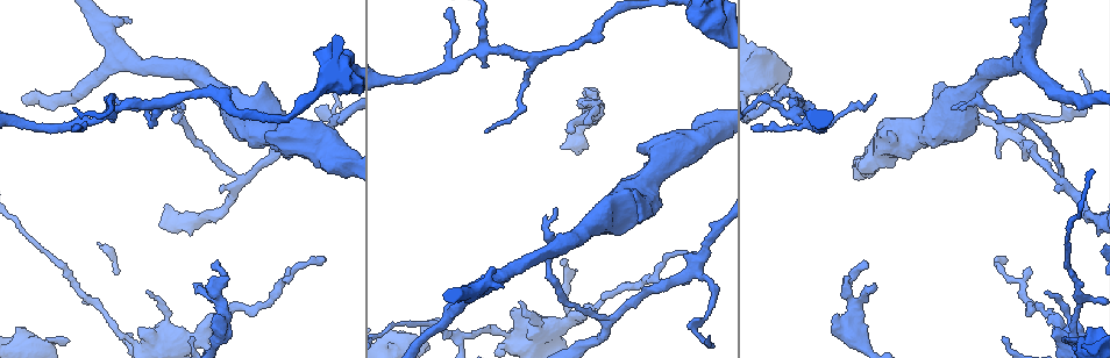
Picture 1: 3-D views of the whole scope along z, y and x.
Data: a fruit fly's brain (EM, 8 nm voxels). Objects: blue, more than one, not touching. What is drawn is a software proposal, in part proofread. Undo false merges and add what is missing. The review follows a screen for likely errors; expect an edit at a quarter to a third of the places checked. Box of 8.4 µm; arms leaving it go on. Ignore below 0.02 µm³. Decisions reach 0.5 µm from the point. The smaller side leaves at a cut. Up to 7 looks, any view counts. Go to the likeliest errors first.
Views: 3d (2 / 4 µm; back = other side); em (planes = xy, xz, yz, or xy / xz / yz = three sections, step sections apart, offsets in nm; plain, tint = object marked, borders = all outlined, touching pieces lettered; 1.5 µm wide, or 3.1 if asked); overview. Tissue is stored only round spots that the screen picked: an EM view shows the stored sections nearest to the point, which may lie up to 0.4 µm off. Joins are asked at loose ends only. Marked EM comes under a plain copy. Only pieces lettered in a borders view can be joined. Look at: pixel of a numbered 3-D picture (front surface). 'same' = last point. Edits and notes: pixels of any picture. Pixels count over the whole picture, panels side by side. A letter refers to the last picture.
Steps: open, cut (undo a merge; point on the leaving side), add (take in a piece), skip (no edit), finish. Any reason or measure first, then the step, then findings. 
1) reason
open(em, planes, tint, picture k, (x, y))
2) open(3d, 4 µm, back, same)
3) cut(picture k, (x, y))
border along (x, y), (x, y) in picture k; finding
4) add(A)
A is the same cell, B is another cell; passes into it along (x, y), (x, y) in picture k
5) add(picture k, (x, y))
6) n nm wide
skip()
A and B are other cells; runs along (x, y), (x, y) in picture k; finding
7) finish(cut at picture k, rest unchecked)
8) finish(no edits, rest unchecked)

arms part here
open(em, planes, tint, picture 1, (615, 320))

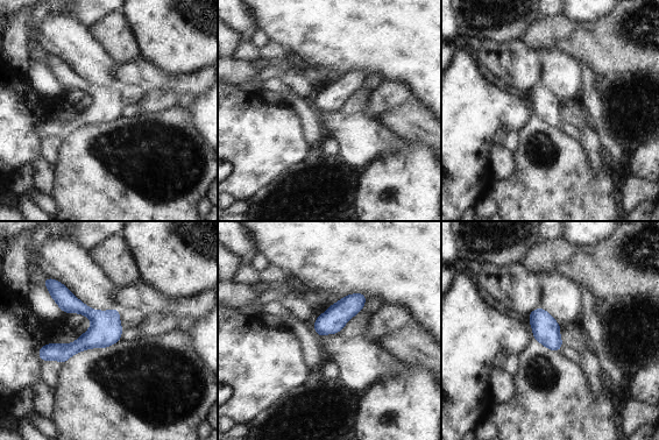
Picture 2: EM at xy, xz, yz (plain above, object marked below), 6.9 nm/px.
what lies round it
open(em, planes, borders, same)

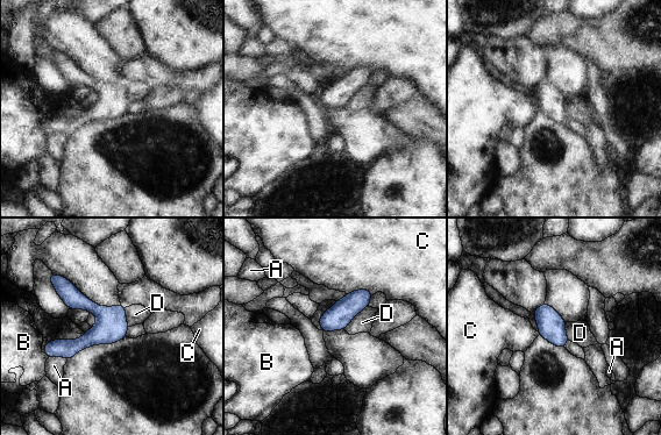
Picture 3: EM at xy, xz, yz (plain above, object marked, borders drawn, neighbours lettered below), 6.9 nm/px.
160 nm wide
skip()
A, B, C and D are other cells; runs along (62, 282), (122, 334) in picture 3; continuous, no second neuron

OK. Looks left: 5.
long arm stops here
open(em, planes, borders, picture 1, (554, 210))

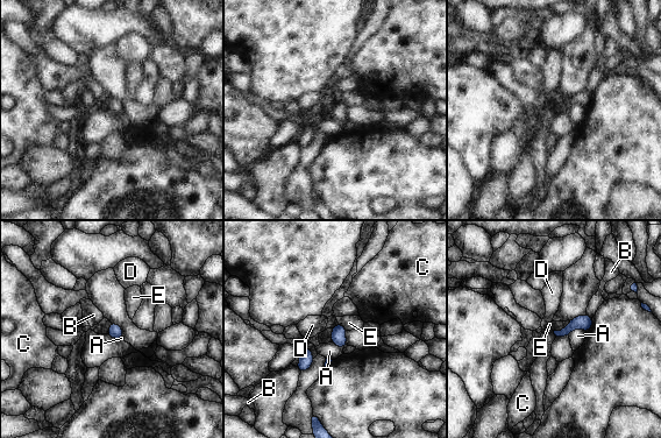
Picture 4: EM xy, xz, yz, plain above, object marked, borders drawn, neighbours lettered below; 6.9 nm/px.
A touches over 130 nm
skip()
A, B, C, D and E are other cells; border along (339, 323), (347, 330) in picture 4; no lettered piece goes on from it

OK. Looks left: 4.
branch stops here
open(3d, 4 µm, picture 1, (439, 318))

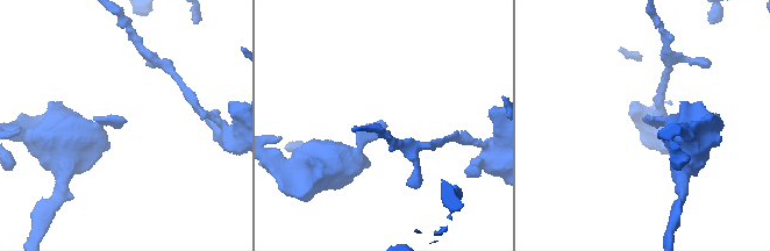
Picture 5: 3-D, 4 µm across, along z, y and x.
shape alone is not enough
open(em, xz, step 4, tint, picture 5, (127, 121))

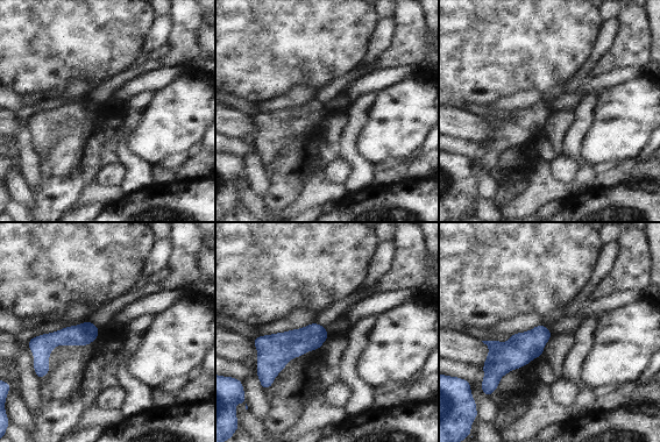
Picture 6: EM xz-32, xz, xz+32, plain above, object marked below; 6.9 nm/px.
open(em, planes, borders, same)

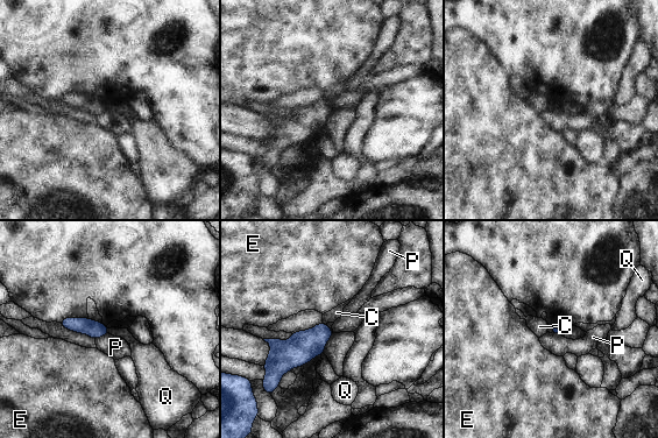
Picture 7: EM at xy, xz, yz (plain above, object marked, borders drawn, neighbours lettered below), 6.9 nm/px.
skip()
C, E, P and Q are other cells; border along (107, 329), (108, 332) in picture 7; none of them fits

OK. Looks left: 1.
finish(no edits, rest unchecked)

